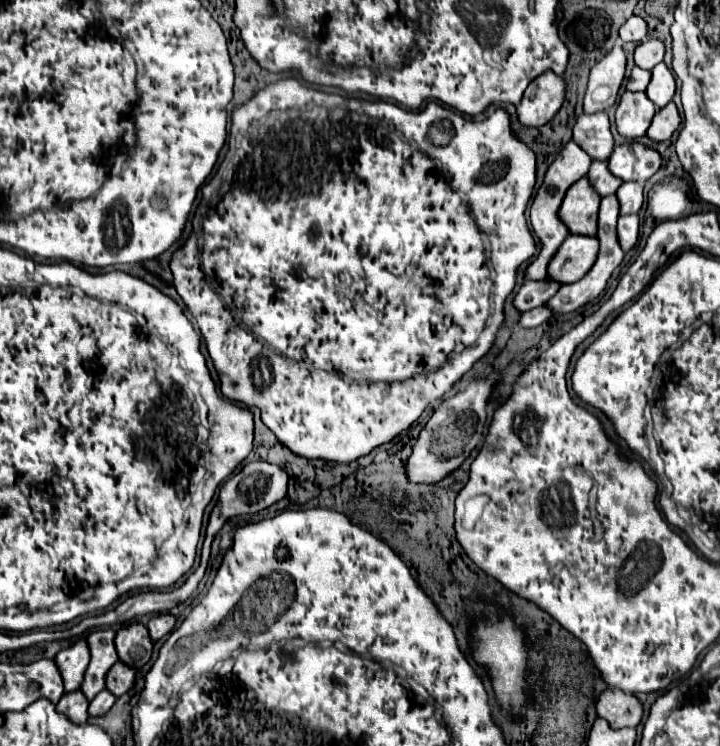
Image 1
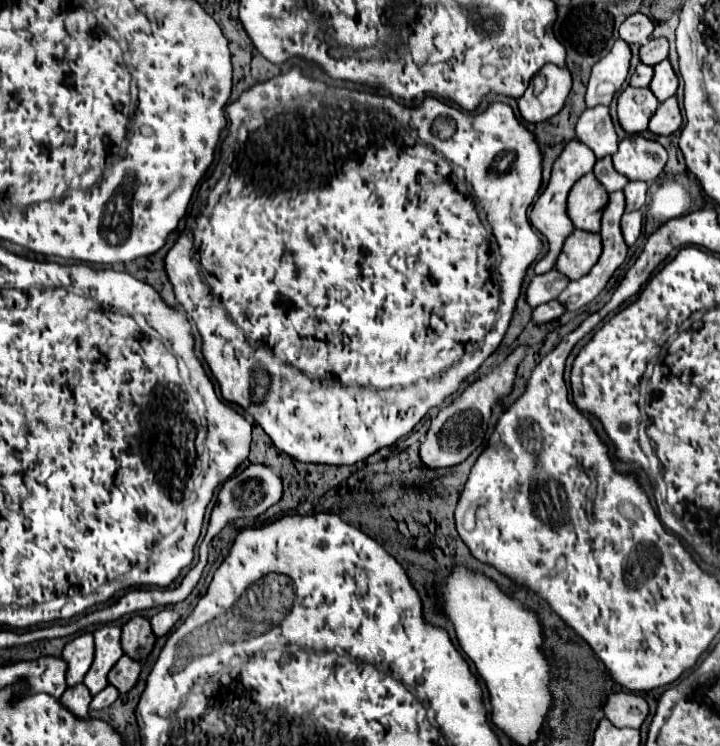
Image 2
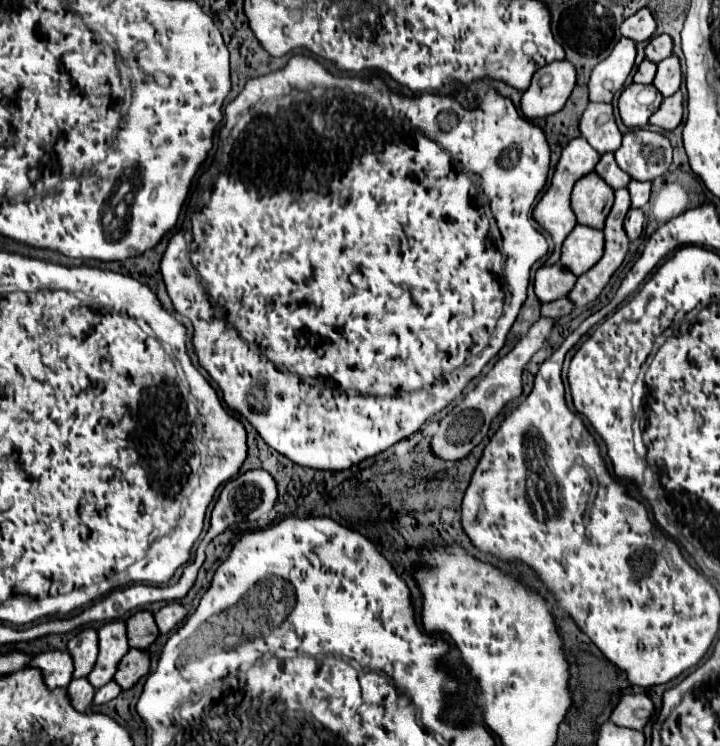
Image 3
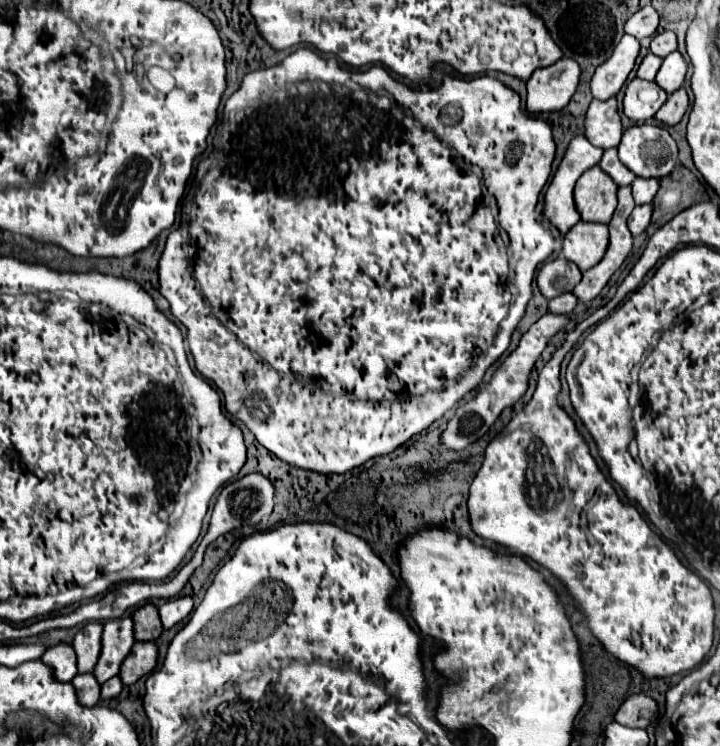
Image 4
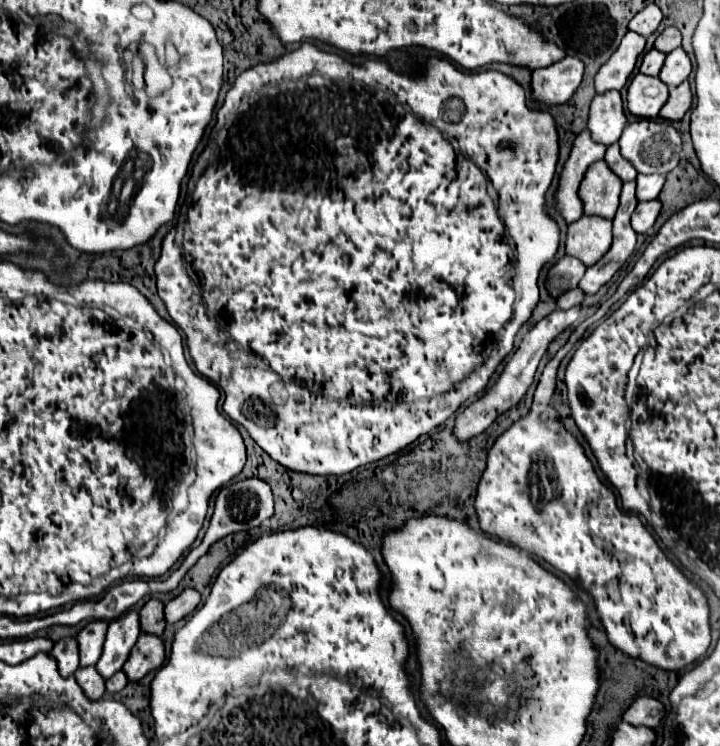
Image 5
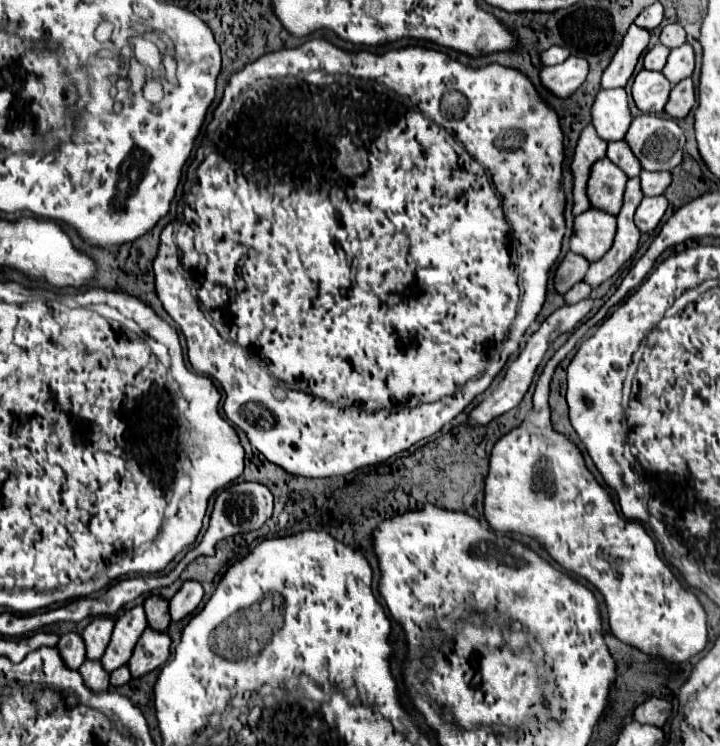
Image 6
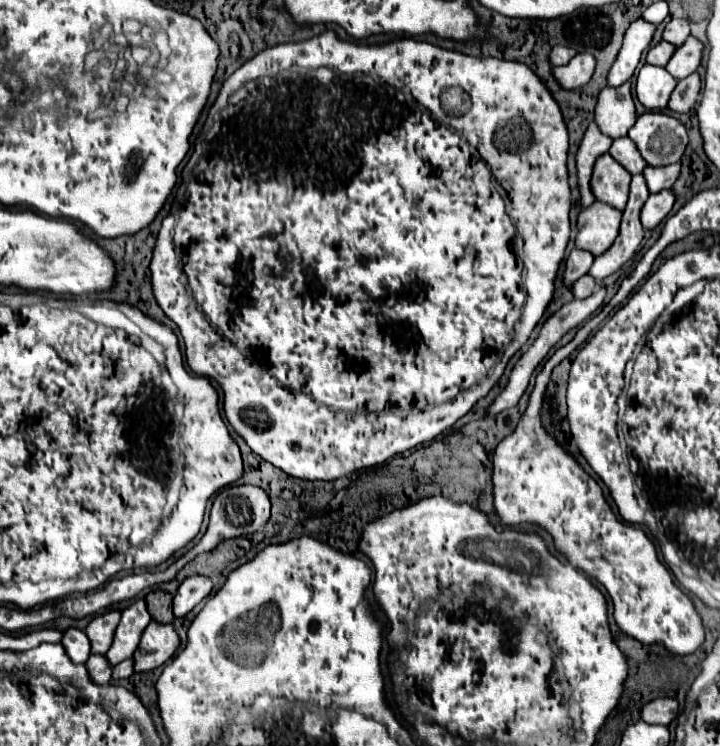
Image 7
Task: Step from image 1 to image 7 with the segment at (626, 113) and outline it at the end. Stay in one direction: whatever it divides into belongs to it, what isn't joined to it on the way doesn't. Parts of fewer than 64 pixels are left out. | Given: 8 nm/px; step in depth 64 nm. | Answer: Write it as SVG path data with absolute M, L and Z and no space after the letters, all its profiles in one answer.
M644 64L636 80L636 96L648 110L664 110L678 80L664 66Z

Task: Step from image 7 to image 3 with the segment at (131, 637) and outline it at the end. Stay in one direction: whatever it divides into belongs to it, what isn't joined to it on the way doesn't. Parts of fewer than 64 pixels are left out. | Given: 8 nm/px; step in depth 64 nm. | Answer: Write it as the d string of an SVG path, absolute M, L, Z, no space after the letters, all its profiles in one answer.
M114 620L114 622L102 624L102 628L98 630L98 640L100 640L98 644L100 654L94 670L88 674L88 680L96 684L96 688L100 688L102 684L114 678L122 656L130 650L128 636L126 636L126 622Z

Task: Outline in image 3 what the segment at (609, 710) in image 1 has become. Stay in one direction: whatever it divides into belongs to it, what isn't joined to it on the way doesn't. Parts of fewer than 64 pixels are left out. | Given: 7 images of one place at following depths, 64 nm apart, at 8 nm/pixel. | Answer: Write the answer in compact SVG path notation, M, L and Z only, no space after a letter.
M624 694L614 708L610 720L618 726L642 730L654 714L654 704L644 694Z

